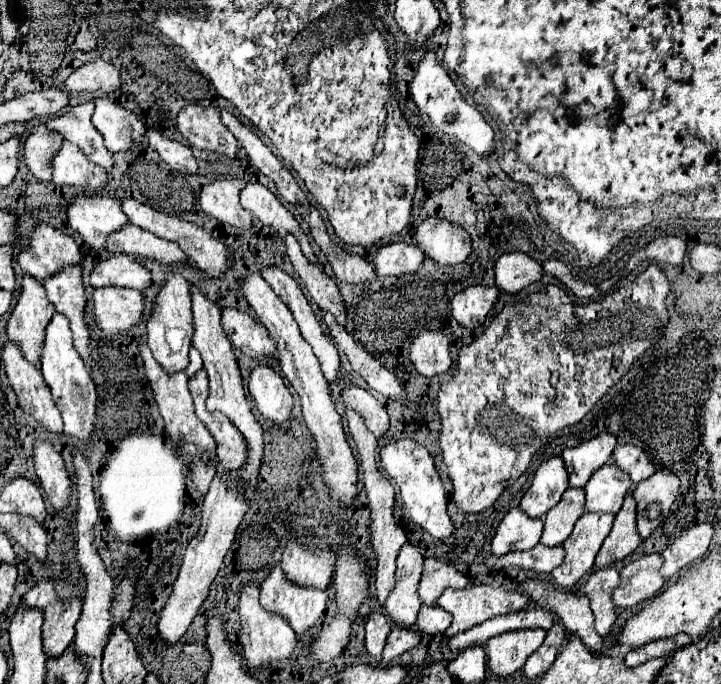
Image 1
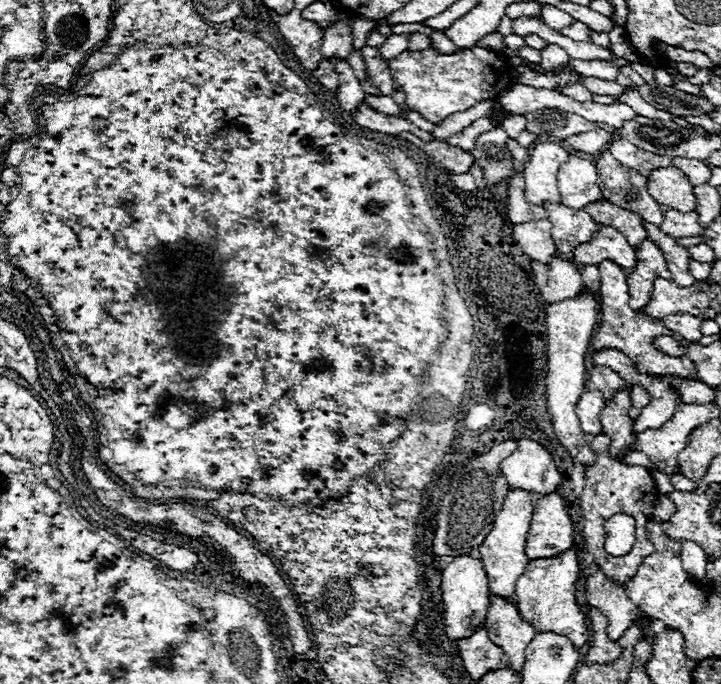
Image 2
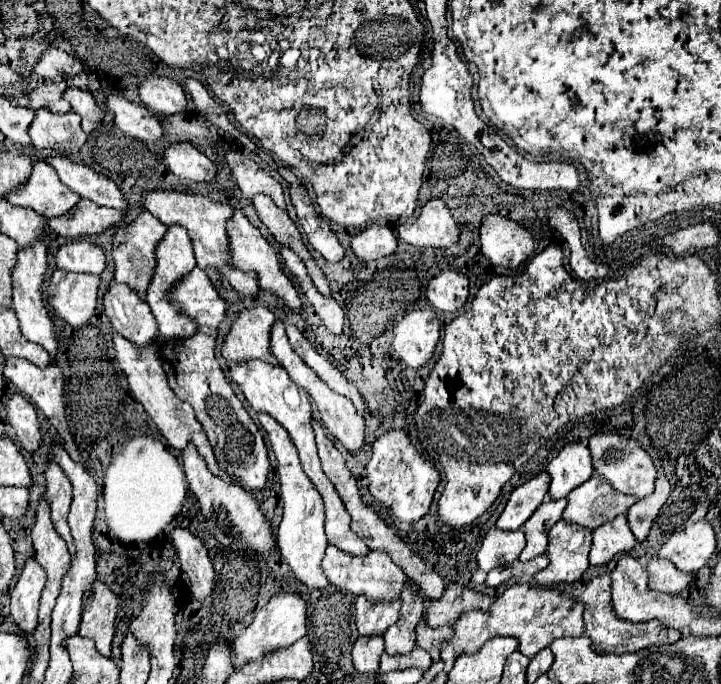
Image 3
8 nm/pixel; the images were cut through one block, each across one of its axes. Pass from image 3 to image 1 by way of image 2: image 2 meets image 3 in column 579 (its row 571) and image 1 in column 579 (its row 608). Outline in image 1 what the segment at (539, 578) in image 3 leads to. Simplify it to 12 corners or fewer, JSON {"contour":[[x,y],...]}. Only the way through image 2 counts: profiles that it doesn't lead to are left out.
{"contour":[[582,514],[552,572],[572,588],[594,564],[612,514]]}

